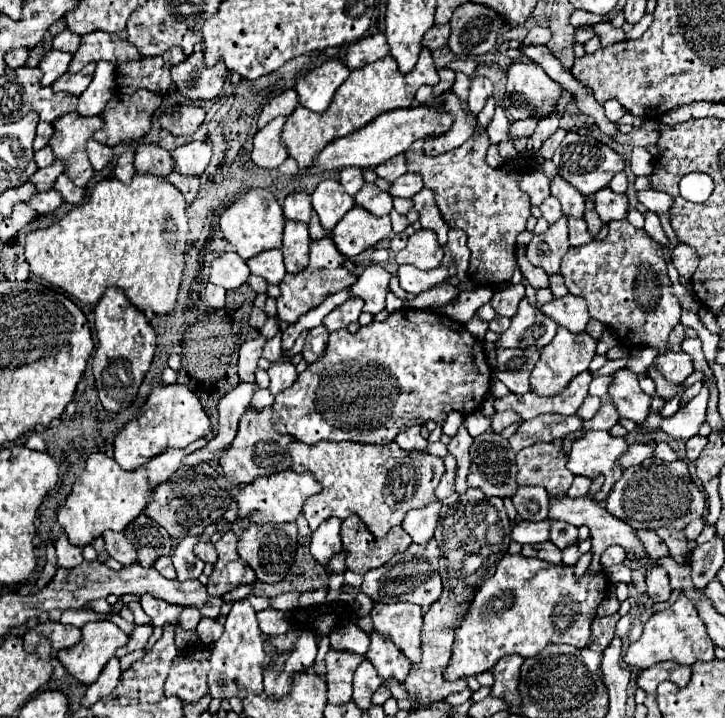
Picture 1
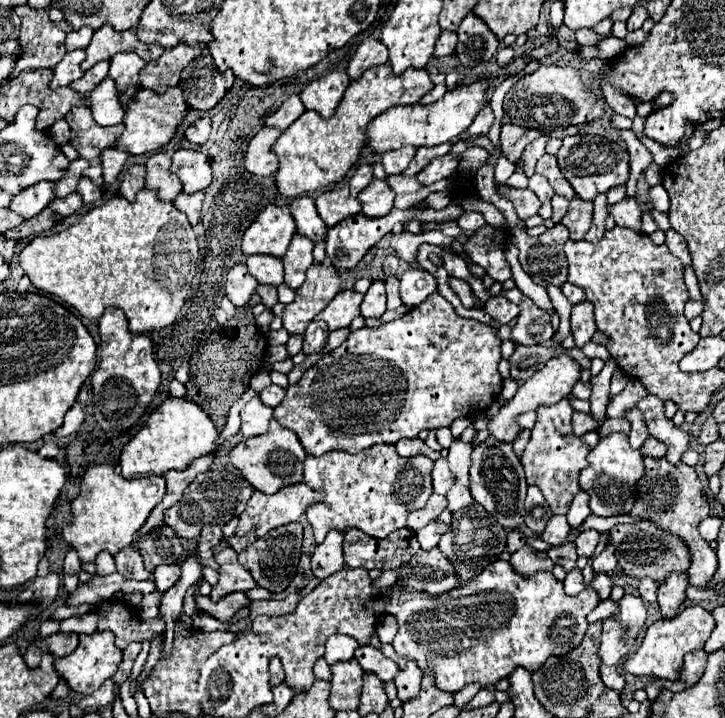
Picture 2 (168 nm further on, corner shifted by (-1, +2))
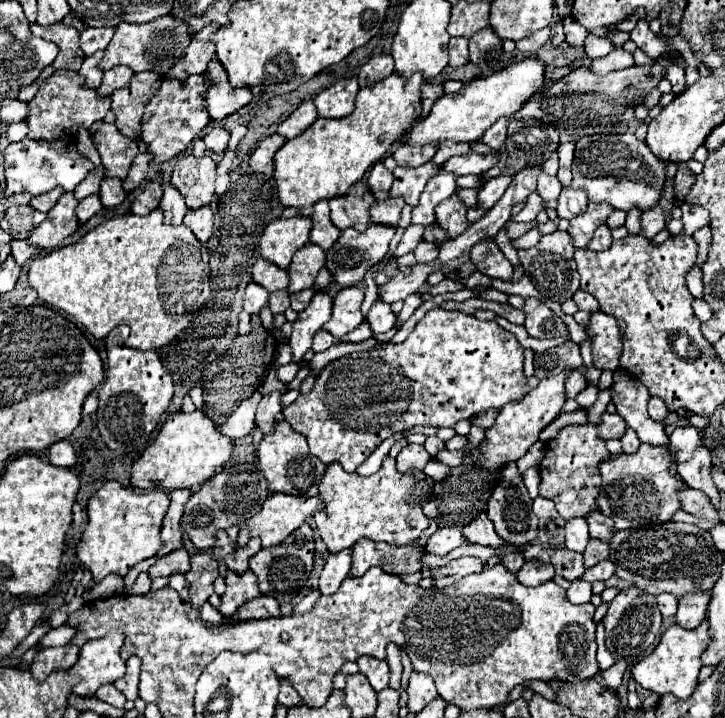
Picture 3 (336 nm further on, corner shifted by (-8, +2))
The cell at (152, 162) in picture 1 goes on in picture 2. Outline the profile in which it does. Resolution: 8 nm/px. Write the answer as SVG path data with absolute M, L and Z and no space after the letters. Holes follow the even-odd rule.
M165 152L153 154L145 164L147 188L155 190L157 198L163 202L175 202L177 194L181 192L181 184L179 180L175 180L175 176L171 176L169 166L171 166L171 154Z

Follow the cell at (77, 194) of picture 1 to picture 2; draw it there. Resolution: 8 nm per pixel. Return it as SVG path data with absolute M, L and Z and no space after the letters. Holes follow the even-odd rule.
M83 176L83 180L79 180L77 192L83 196L83 204L93 204L93 202L97 202L97 200L103 196L101 188L97 188L97 186L95 186L89 178L85 178L85 176Z

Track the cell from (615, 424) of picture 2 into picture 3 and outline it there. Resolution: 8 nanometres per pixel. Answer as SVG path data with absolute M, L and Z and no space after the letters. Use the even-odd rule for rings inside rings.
M626 428L624 436L620 438L620 444L622 444L622 450L624 450L626 454L630 454L630 452L636 452L636 450L638 450L640 440L638 440L638 436L636 436L636 432L634 432L632 428Z

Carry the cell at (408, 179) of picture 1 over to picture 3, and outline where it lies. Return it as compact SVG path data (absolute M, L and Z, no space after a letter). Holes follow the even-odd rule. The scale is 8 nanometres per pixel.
M464 154L464 156L452 156L446 164L442 164L444 172L456 174L456 176L468 176L468 174L484 174L488 168L492 168L498 162L496 156L482 156L482 154Z

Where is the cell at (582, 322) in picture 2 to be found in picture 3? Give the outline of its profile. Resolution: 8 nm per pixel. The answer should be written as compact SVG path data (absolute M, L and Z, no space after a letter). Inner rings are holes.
M602 310L592 312L586 332L592 340L594 366L600 370L616 370L620 348L622 348L620 344L622 338L620 338L616 318L610 314L604 314Z

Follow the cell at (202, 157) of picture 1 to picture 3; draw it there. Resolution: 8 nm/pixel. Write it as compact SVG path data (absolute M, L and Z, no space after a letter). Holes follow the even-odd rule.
M192 154L178 158L172 172L172 186L180 190L188 208L200 208L210 204L214 196L216 164L210 156L196 158Z

